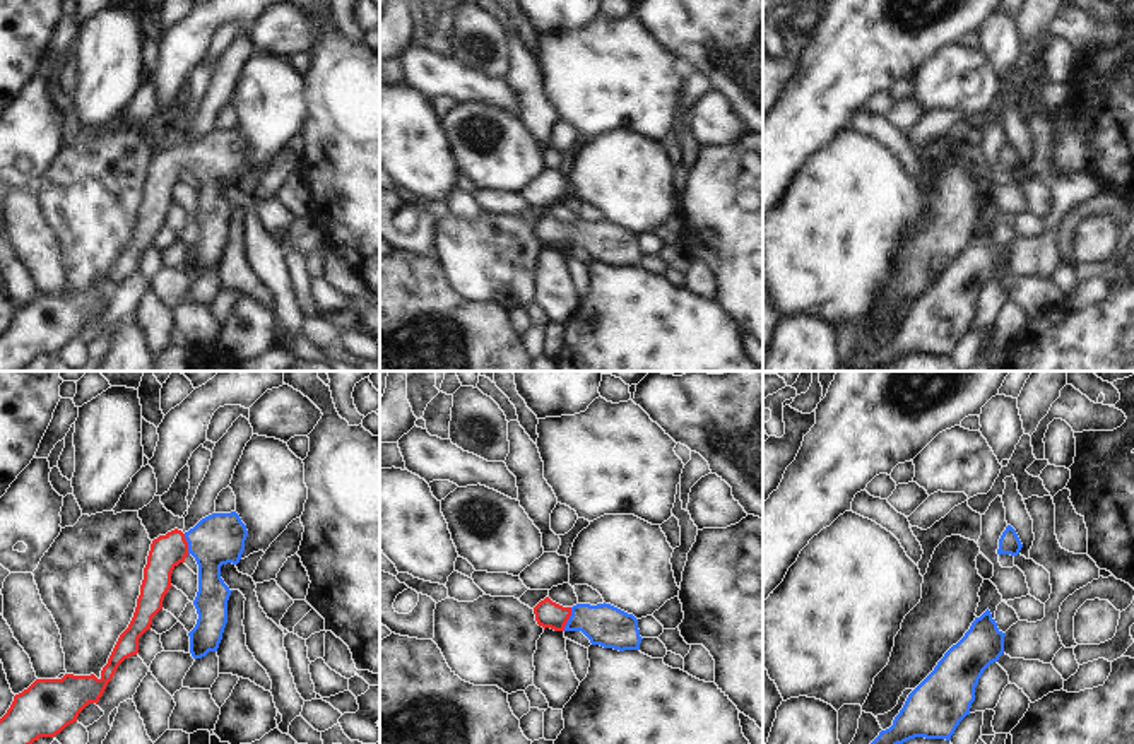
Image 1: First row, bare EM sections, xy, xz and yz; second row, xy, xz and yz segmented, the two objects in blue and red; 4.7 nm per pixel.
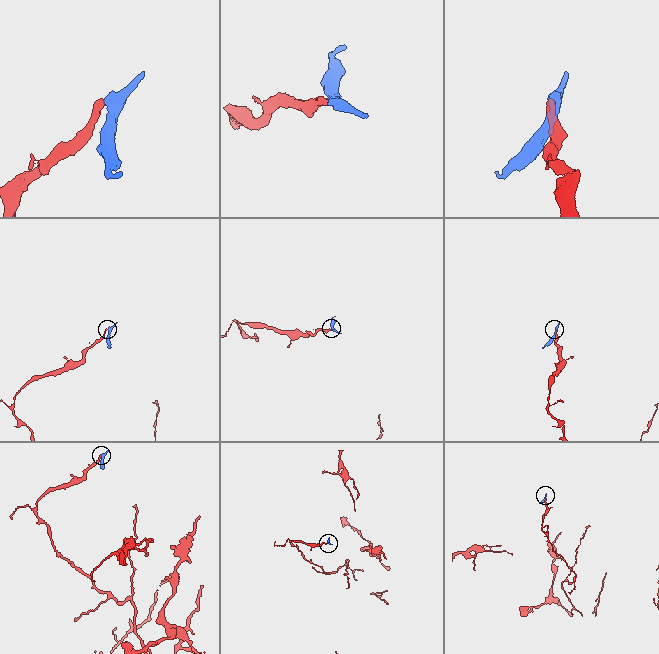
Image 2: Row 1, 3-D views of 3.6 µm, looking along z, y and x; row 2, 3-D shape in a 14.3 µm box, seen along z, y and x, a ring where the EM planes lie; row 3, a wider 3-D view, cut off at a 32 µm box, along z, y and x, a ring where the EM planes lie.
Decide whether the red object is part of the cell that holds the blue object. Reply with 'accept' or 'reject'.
accept

